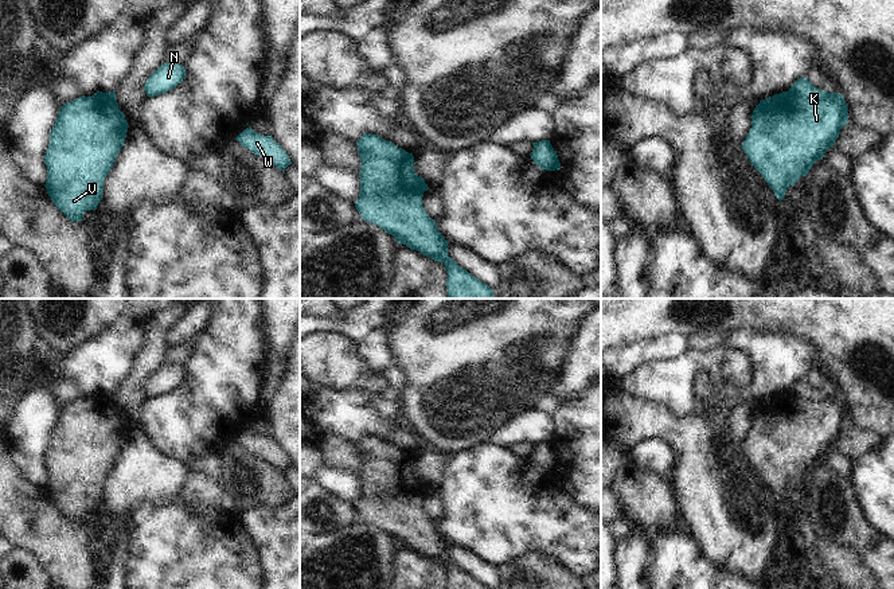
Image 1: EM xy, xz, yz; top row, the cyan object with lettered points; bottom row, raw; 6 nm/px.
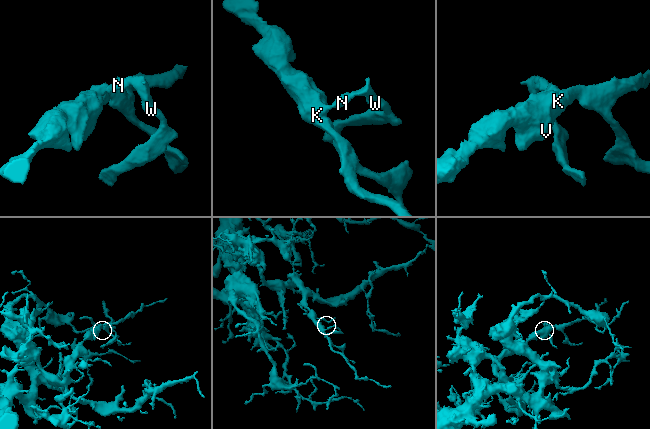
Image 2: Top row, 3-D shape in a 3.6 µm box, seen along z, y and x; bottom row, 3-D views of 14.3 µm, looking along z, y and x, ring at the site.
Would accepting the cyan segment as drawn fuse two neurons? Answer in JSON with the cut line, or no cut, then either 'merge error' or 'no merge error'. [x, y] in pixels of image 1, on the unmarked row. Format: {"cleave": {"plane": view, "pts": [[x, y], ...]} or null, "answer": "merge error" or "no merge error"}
{"cleave": {"plane": "yz", "pts": [[828, 394], [819, 401], [792, 400], [770, 428], [757, 406]]}, "answer": "merge error"}

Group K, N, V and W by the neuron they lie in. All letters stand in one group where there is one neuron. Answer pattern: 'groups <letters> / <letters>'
groups K V / N W

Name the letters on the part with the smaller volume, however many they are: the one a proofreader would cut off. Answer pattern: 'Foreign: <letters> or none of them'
Foreign: N, W

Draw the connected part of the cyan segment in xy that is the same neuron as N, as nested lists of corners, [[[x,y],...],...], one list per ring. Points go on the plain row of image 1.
[[[163,364],[144,386],[147,398],[156,398],[175,390],[186,379],[186,368],[181,366]]]

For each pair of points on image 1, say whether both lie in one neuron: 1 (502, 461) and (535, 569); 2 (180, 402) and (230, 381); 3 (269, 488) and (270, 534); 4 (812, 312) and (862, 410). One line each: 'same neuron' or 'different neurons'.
1: different neurons
2: same neuron
3: different neurons
4: same neuron

